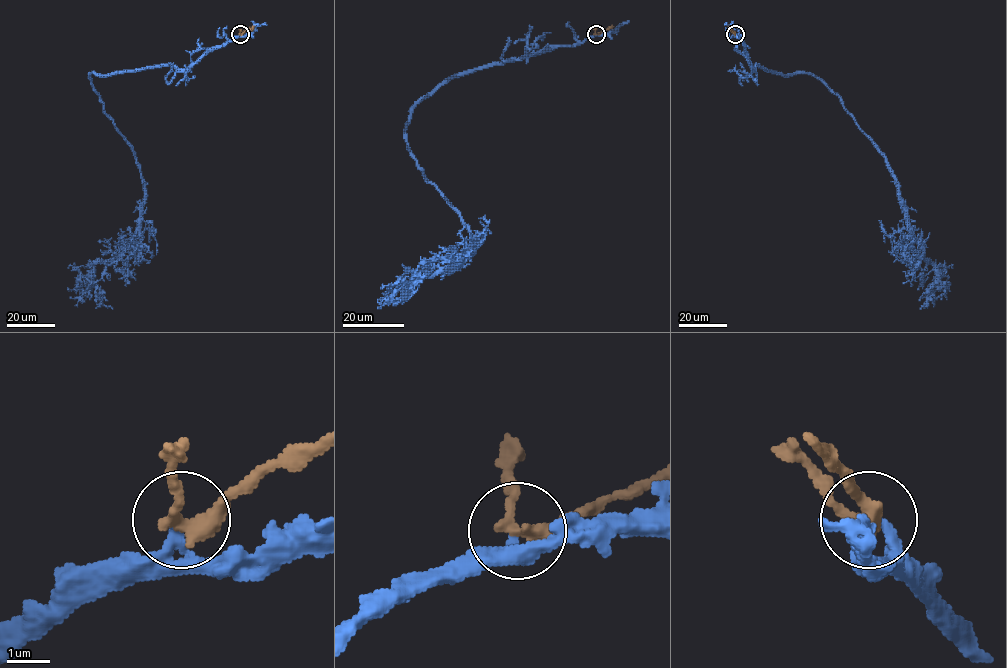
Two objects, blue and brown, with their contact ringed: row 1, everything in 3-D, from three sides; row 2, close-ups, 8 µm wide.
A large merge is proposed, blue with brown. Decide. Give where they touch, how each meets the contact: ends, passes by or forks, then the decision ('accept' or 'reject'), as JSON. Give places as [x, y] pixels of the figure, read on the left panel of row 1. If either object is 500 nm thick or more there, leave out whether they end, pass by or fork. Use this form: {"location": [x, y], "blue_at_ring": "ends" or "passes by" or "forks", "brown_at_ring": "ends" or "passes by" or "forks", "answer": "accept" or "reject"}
{"location": [240, 34], "blue_at_ring": "ends", "brown_at_ring": "passes by", "answer": "reject"}

